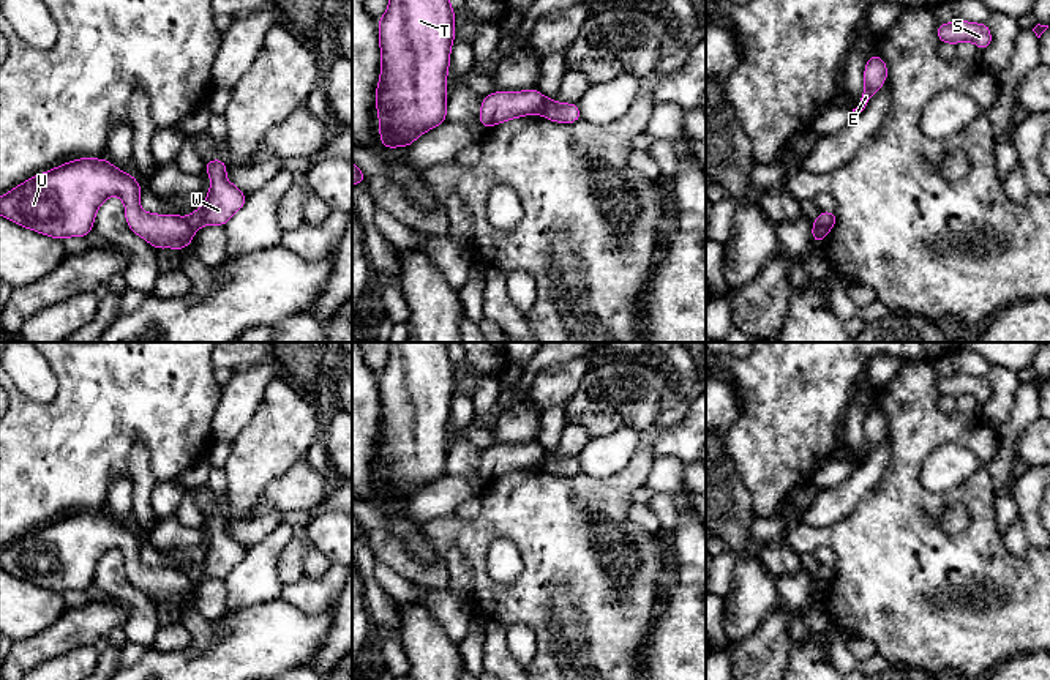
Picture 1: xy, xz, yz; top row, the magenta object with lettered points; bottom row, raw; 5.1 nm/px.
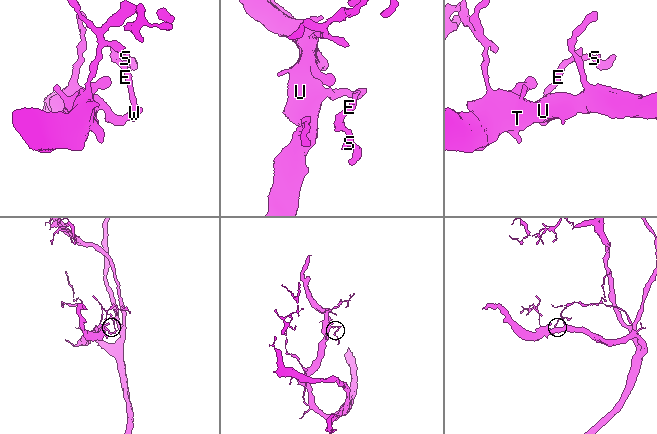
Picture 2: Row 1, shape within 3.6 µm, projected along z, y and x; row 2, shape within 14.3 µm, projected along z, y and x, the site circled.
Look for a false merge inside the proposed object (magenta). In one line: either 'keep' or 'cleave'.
cleave

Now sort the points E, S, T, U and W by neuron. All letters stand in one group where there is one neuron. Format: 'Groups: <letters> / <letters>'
Groups: E S W / T U

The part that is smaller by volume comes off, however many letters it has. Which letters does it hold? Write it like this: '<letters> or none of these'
E, S, W

